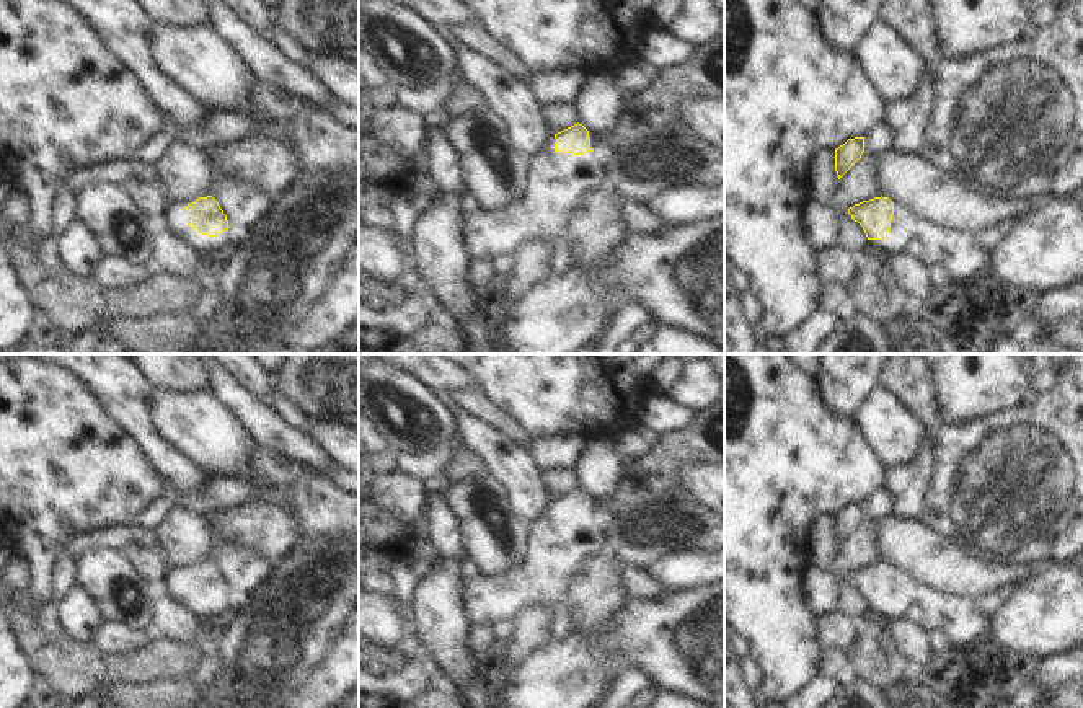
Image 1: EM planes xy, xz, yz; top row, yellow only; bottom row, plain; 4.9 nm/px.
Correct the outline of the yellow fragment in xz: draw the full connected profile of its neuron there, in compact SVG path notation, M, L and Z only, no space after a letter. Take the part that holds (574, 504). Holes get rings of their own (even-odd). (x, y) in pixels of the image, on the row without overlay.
M582 489L555 499L555 504L551 519L527 525L522 566L494 576L463 574L462 600L471 625L493 625L538 604L551 610L564 607L574 576L600 551L603 533Z

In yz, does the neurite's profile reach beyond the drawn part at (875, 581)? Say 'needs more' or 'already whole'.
needs more

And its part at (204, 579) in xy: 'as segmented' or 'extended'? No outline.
extended

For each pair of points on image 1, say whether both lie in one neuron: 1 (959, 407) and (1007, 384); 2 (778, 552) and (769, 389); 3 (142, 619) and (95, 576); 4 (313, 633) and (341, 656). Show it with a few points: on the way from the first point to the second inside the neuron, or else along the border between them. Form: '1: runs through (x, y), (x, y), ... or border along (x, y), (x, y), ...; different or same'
1: runs through (971, 395), (982, 384), (995, 384); same
2: runs through (765, 511), (765, 429); same
3: runs through (126, 622), (110, 592); same
4: border along (341, 630), (327, 654), (307, 677); different

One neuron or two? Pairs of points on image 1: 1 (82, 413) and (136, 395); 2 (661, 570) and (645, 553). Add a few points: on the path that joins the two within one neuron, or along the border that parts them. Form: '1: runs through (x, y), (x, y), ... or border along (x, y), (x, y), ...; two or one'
1: border along (79, 376), (128, 434); two
2: border along (689, 548), (679, 553), (666, 553), (643, 568); two

